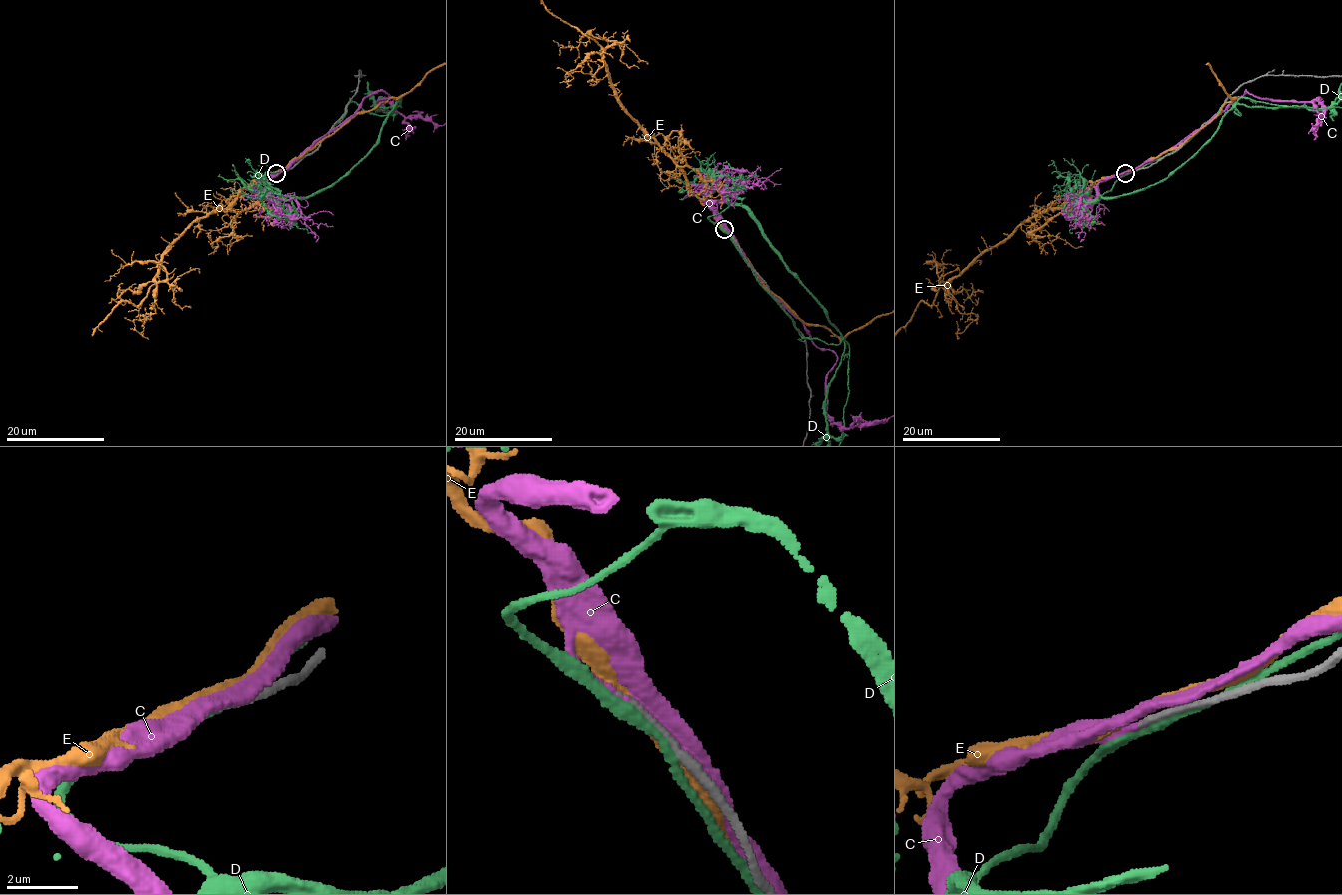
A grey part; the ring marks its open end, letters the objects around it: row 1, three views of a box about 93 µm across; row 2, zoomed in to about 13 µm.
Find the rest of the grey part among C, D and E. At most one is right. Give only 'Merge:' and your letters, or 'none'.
Merge: C

